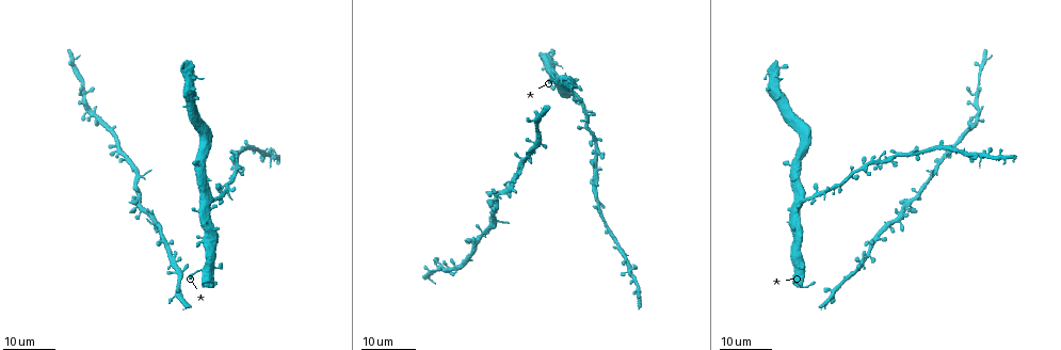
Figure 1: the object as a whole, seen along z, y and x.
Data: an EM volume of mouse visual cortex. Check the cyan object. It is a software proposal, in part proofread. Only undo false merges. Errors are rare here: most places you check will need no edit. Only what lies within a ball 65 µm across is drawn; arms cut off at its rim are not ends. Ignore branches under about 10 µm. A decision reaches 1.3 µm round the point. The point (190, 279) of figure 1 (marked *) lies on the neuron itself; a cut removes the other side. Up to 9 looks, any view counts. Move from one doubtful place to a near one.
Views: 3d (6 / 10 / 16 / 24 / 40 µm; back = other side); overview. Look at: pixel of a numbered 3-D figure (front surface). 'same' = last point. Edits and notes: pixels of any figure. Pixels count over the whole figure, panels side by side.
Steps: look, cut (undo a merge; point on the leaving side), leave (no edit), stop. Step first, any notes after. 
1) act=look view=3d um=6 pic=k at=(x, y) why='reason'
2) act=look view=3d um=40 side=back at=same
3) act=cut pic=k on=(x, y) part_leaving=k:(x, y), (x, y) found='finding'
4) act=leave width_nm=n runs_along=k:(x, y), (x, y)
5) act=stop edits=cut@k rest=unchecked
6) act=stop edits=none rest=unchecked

act=look view=3d um=24 pic=1 at=(804, 200)

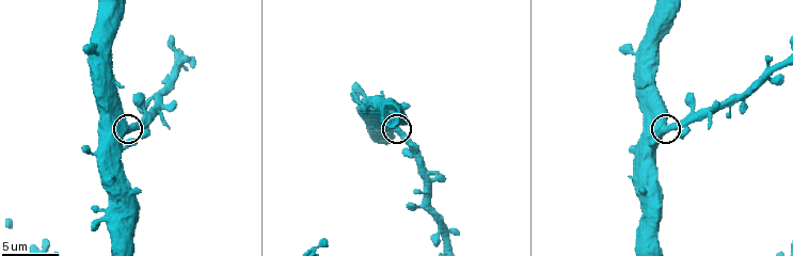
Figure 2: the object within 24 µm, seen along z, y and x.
act=look view=3d um=10 pic=2 at=(398, 127)

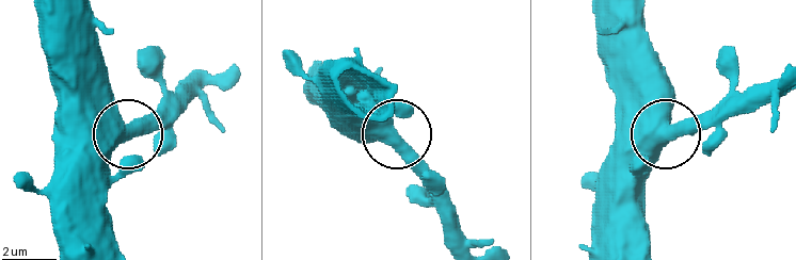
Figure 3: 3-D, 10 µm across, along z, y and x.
act=leave width_nm=540 found='all the same neuron'

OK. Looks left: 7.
act=look view=3d um=16 pic=1 at=(957, 142) why='calibre changes'

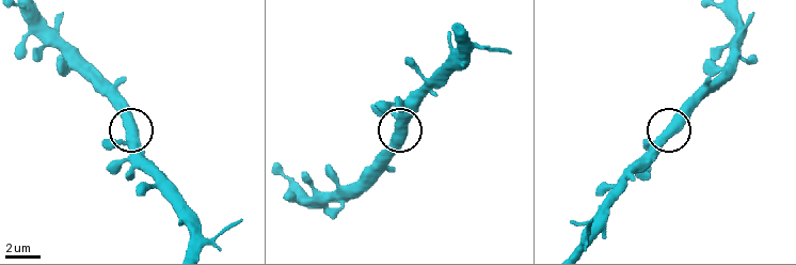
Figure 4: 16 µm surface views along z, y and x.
act=look view=3d um=6 pic=4 at=(671, 126) why='closer look'

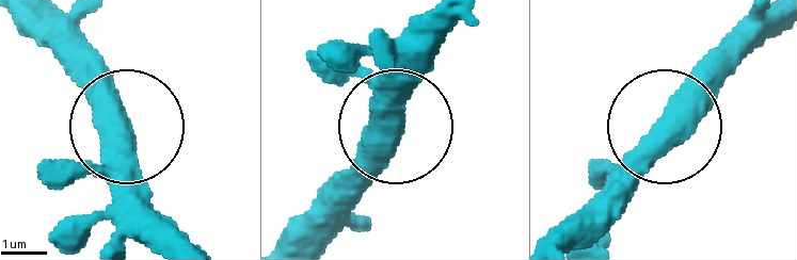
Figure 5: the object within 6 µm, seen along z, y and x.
act=leave width_nm=520 found='one neuron here'

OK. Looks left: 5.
act=look view=3d um=16 pic=1 at=(911, 200) why='calibre changes'

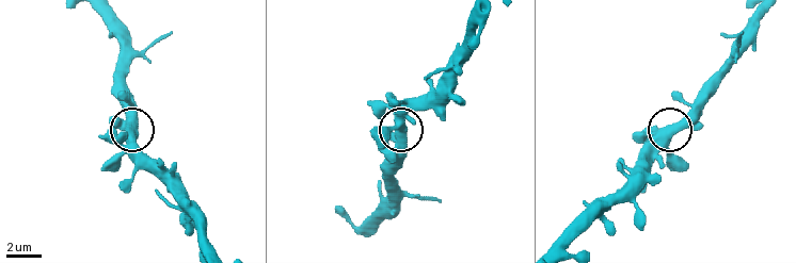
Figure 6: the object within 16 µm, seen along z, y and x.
act=look view=3d um=10 pic=6 at=(133, 128)

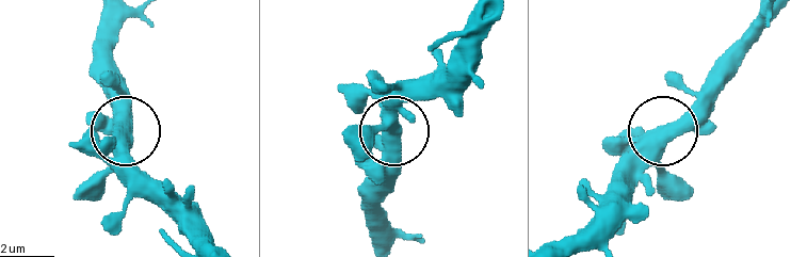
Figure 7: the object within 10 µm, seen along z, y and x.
act=leave found='one neuron here'

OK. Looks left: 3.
act=look view=3d um=24 pic=1 at=(977, 102) why='narrows sharply'

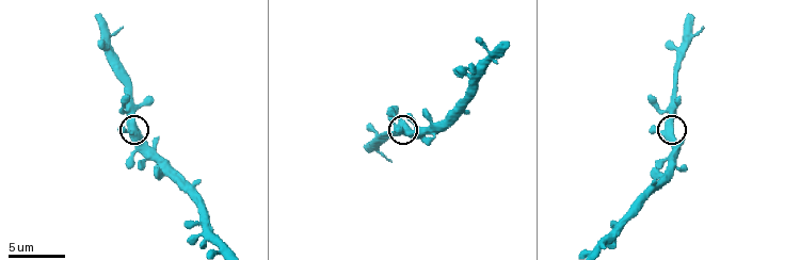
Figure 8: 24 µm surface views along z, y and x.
act=look view=3d um=6 pic=8 at=(670, 131) why='zoom in'

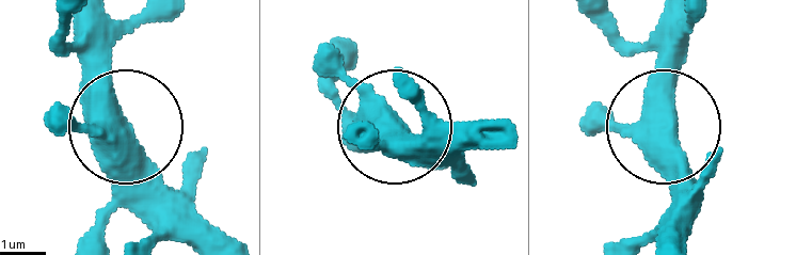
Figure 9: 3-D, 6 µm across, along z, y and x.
act=look view=3d um=6 side=back pic=9 at=(122, 127)

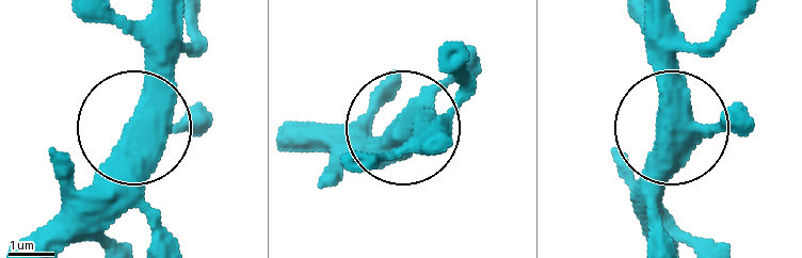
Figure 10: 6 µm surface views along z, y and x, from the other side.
act=leave width_nm=490 found='all the same neuron'

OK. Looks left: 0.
act=stop edits=none rest=unchecked

